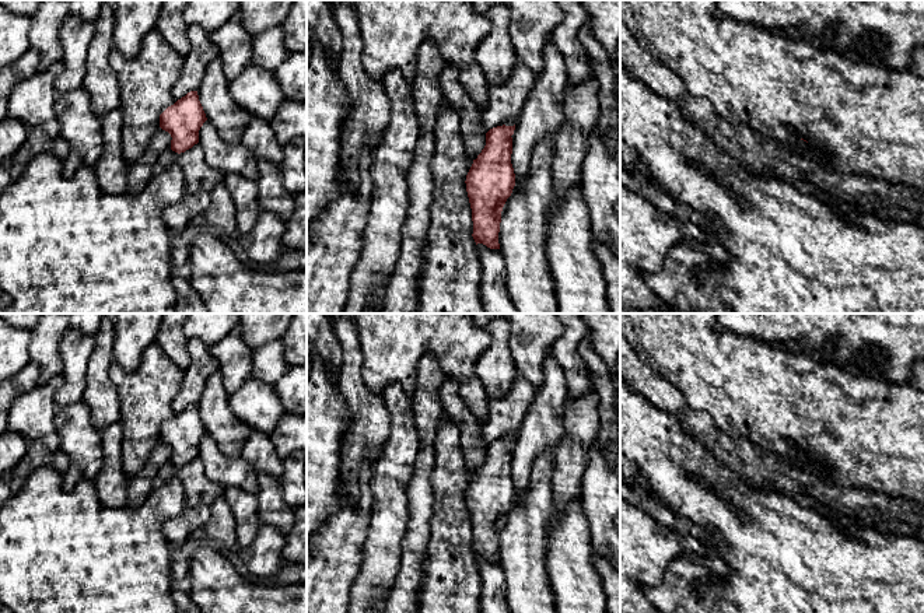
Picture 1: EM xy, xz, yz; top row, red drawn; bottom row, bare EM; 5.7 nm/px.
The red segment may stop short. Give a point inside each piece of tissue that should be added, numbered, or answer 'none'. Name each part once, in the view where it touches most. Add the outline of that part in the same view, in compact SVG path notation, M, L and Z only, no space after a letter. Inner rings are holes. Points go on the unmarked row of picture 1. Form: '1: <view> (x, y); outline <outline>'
none

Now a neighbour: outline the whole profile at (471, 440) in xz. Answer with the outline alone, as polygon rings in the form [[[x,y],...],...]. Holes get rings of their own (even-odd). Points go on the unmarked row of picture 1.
[[[447,379],[440,388],[444,417],[459,430],[459,444],[465,455],[469,473],[476,473],[486,459],[486,444],[482,438],[482,423],[466,407],[458,393],[458,383]]]

